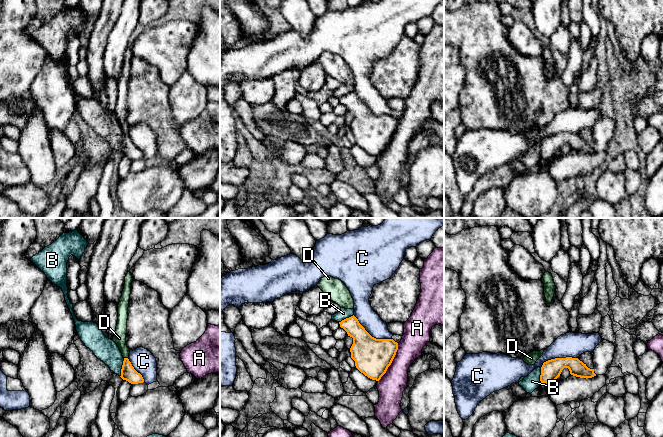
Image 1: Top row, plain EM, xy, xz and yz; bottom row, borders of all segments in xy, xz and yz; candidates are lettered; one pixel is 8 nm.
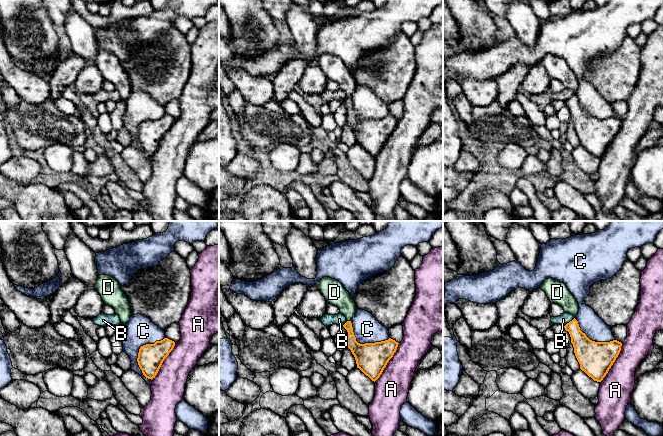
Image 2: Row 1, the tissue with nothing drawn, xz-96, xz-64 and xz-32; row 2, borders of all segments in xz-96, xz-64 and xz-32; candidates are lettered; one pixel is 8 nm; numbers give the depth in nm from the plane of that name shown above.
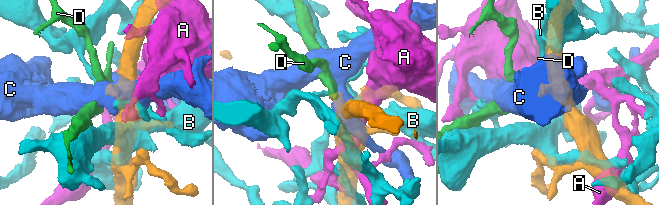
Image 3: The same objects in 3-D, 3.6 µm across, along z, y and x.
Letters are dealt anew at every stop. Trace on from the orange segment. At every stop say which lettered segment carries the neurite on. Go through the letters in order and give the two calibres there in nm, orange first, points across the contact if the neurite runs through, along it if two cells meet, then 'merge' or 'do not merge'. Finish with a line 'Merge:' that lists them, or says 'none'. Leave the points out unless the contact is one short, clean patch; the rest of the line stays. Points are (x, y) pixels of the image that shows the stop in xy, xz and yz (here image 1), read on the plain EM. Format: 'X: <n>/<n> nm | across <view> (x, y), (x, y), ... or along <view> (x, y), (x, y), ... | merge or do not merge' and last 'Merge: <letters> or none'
A: 300/200 nm | do not merge
B: 120/190 nm | do not merge
C: 300/160 nm | do not merge
D: 120/100 nm | along xy (124, 133), (127, 134) | do not merge
Merge: none

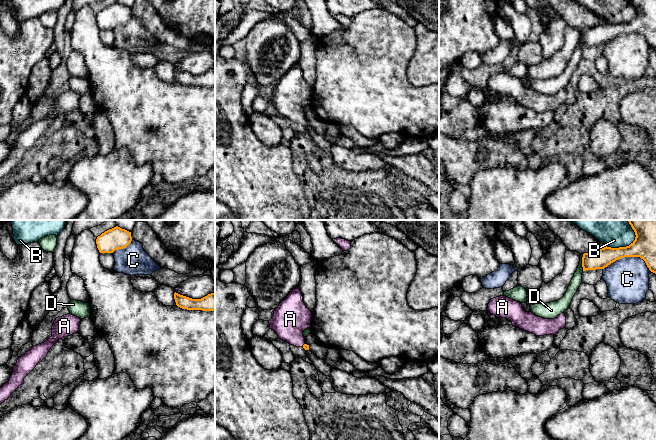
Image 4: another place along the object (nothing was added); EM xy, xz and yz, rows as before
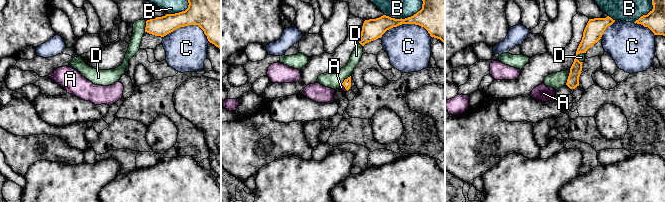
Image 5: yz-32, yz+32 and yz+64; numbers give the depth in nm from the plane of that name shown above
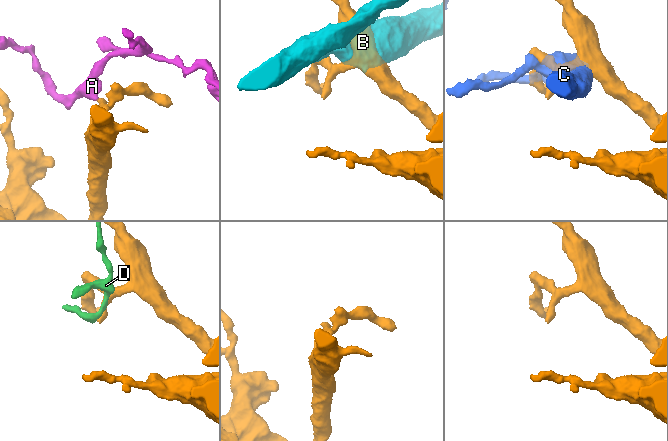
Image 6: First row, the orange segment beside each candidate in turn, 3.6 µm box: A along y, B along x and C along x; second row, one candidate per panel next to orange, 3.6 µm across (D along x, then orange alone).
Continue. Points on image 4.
A: 50/280 nm | across xz (305, 122), (303, 121), (293, 111), (290, 95) | merge
B: 190/190 nm | do not merge
C: 190/340 nm | do not merge
D: 160/90 nm | do not merge
Merge: A

